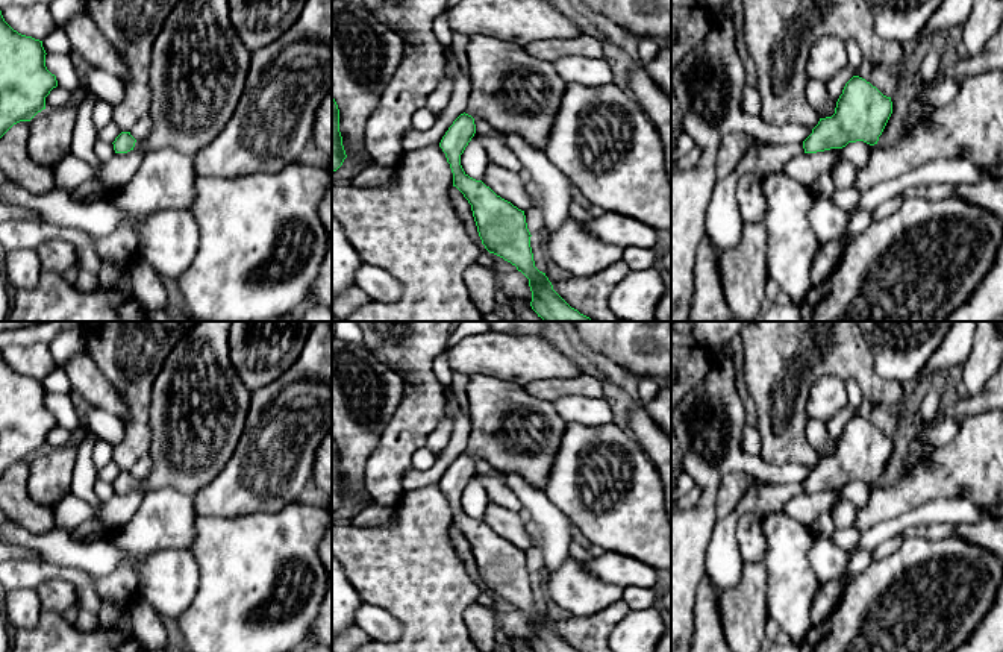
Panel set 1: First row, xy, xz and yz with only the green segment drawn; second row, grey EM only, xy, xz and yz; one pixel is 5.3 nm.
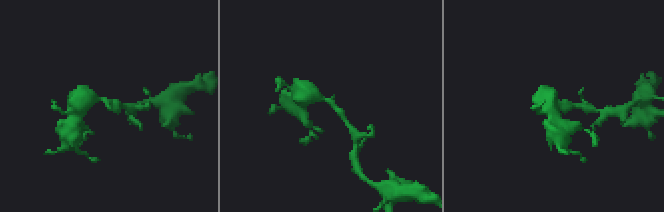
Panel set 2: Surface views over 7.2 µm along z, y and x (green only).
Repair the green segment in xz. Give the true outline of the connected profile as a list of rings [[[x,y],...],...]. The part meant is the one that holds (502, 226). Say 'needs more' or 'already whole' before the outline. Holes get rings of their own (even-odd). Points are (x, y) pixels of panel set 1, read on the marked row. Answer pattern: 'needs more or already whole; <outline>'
needs more; [[[489,35],[470,36],[467,56],[471,80],[468,106],[439,143],[453,173],[453,187],[471,205],[485,249],[529,279],[530,306],[538,317],[544,321],[594,321],[571,308],[553,290],[545,273],[535,267],[524,211],[470,177],[461,165],[461,155],[476,133],[476,117],[544,150],[567,82],[551,62],[529,55],[520,44]]]

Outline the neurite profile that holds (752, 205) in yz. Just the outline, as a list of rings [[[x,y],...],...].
[[[744,174],[736,183],[736,203],[742,221],[762,223],[767,212],[767,199],[762,193],[762,179],[758,174]]]

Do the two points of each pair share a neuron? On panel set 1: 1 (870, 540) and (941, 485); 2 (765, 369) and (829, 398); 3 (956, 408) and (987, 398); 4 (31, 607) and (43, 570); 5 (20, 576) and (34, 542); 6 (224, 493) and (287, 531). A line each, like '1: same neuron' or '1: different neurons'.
1: different neurons
2: different neurons
3: same neuron
4: different neurons
5: different neurons
6: different neurons

